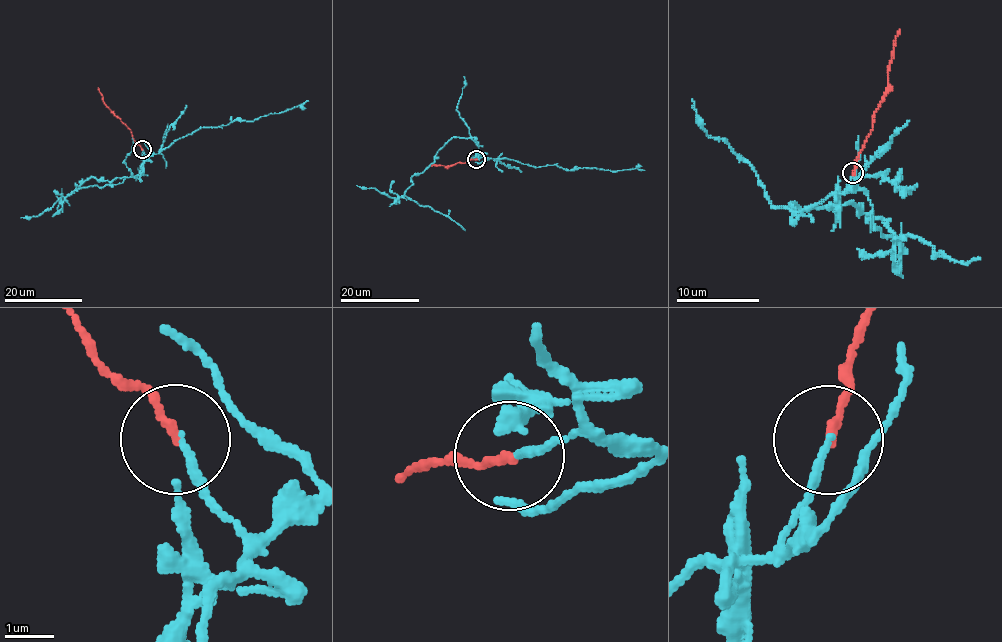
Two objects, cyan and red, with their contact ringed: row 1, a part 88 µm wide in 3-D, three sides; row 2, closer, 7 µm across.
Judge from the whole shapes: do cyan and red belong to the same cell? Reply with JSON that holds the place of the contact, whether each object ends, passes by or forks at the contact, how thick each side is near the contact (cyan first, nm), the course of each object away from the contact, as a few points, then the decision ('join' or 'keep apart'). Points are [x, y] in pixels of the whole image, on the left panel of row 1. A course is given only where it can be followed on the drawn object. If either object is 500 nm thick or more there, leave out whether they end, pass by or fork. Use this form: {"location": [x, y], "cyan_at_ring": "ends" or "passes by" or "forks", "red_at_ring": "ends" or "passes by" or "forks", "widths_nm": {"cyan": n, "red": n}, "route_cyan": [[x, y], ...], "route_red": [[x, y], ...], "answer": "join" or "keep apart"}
{"location": [142, 149], "cyan_at_ring": "ends", "red_at_ring": "ends", "widths_nm": {"cyan": 160, "red": 170}, "route_cyan": [[142, 149], [147, 158], [139, 175], [110, 181], [92, 177], [69, 195], [76, 188], [121, 183], [127, 176]], "route_red": [[141, 149], [129, 129], [106, 105], [98, 87]], "answer": "keep apart"}

